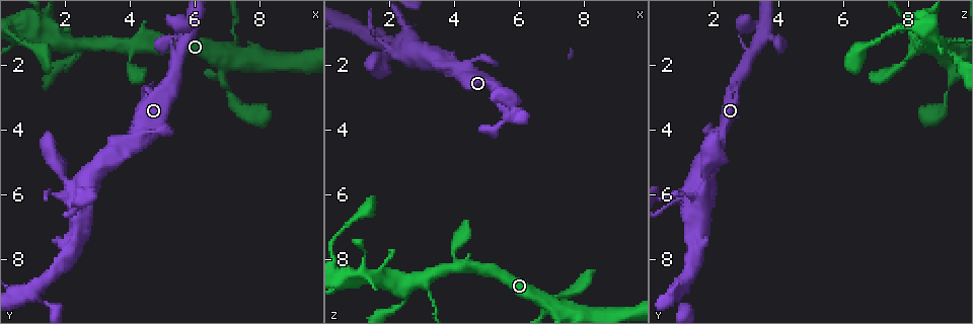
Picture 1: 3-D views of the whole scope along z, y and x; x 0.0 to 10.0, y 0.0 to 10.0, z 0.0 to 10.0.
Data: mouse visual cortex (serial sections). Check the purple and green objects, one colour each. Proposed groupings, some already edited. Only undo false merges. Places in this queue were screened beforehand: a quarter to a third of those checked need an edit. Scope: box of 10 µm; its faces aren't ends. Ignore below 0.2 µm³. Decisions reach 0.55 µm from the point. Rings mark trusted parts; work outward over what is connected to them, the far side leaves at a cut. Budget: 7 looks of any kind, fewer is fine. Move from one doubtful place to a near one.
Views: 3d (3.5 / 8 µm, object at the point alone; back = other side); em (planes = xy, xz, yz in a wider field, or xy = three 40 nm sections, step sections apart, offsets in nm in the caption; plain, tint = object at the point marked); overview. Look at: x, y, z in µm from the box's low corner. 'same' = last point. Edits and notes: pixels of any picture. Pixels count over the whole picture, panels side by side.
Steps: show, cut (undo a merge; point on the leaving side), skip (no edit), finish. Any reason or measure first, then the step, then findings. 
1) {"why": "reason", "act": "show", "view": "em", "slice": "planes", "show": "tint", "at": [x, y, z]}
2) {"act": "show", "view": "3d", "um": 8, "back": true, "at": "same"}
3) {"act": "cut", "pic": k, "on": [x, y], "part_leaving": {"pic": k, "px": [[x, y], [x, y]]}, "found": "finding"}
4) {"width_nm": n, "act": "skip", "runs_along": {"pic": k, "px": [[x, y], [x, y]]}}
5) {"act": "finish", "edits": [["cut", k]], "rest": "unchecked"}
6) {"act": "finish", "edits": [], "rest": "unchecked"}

{"why": "sharp bend", "act": "show", "view": "3d", "um": 3.5, "at": [2.60, 1.35, 8.70]}

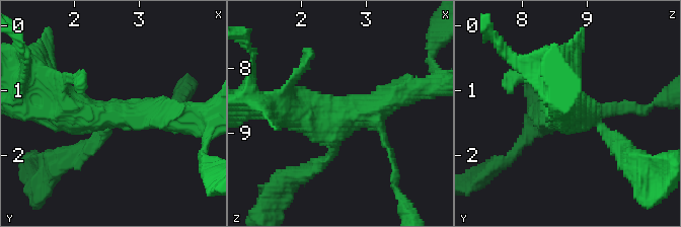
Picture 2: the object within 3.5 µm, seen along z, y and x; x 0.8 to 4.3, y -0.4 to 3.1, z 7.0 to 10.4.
{"act": "show", "view": "em", "slice": "xy", "step": 5, "show": "tint", "at": [2.65, 1.40, 8.70]}

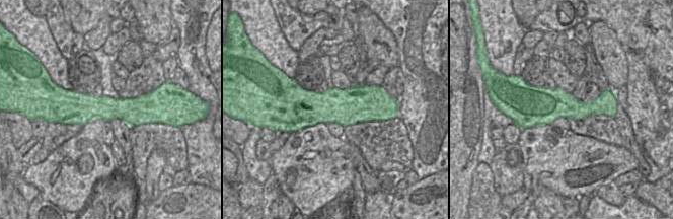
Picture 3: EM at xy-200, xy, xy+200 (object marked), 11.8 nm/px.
{"why": "cut it another way", "act": "show", "view": "em", "slice": "xy", "step": 2, "show": "tint", "at": "same"}

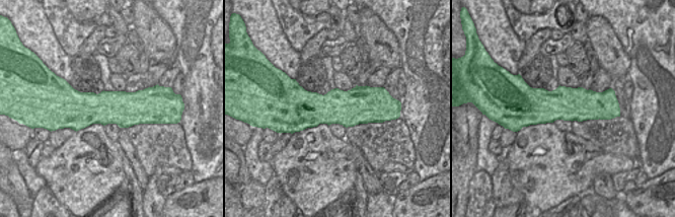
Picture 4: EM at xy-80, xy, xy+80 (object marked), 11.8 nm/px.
{"arm_widths_nm": [150, 200, 400, 500], "act": "skip", "runs_along": {"pic": 2, "px": [[179, 115], [77, 115], [52, 89]]}, "found": "continuous, no second cell"}

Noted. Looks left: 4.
{"why": "four arms meet", "act": "show", "view": "3d", "um": 3.5, "at": [2.30, 5.75, 1.70]}

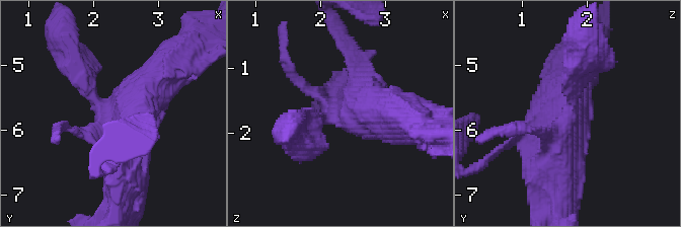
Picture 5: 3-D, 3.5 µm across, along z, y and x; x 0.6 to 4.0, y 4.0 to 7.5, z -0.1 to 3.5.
{"act": "show", "view": "em", "slice": "planes", "show": "tint", "at": [2.25, 5.75, 1.75]}

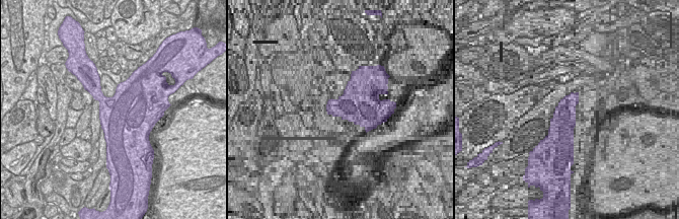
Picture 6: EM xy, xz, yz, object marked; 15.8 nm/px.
{"act": "show", "view": "em", "slice": "xy", "step": 2, "show": "tint", "at": "same"}

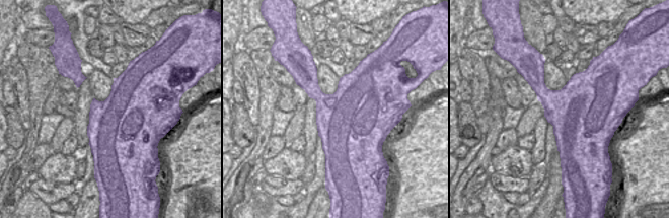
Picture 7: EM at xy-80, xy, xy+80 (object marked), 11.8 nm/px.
{"act": "skip", "runs_along": {"pic": 5, "px": [[174, 66], [131, 105], [121, 177]]}, "found": "all the same cell"}

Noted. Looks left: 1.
{"why": "side arm on a straight run", "act": "show", "view": "3d", "um": 3.5, "at": [1.05, 8.95, 0.90]}

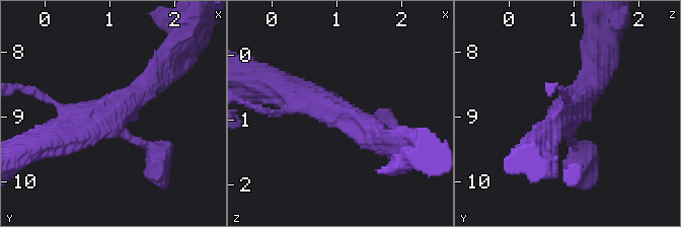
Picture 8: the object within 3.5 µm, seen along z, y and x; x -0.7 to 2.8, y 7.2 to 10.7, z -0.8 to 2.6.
{"arms": 3, "arm_widths_nm": [150, 350, 400], "act": "skip", "runs_along": {"pic": 8, "px": [[162, 73], [128, 103], [56, 138]]}, "found": "all the same cell"}

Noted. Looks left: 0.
{"act": "finish", "edits": [], "rest": "unchecked"}

